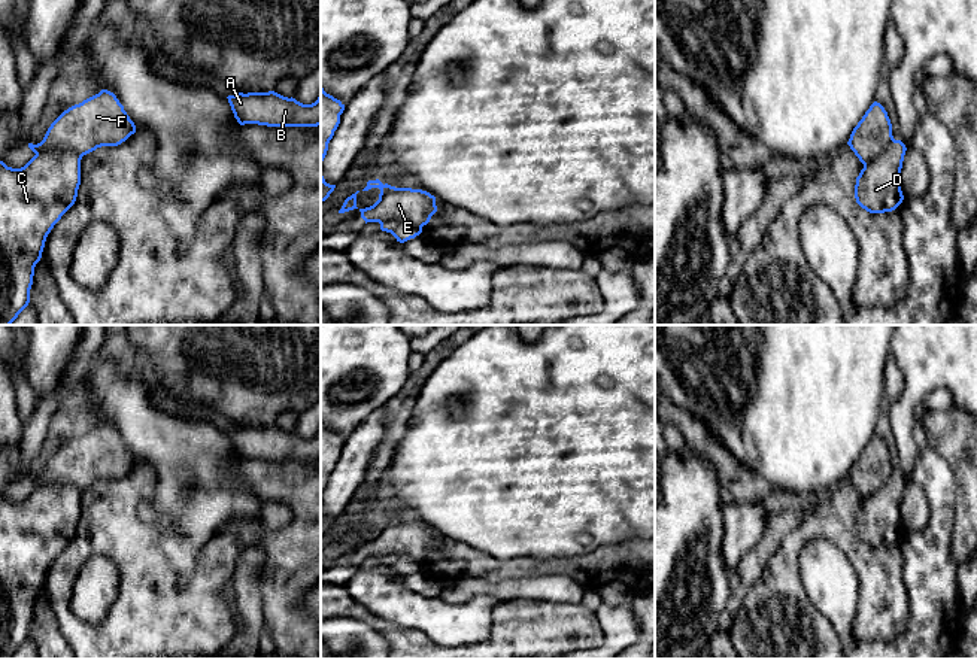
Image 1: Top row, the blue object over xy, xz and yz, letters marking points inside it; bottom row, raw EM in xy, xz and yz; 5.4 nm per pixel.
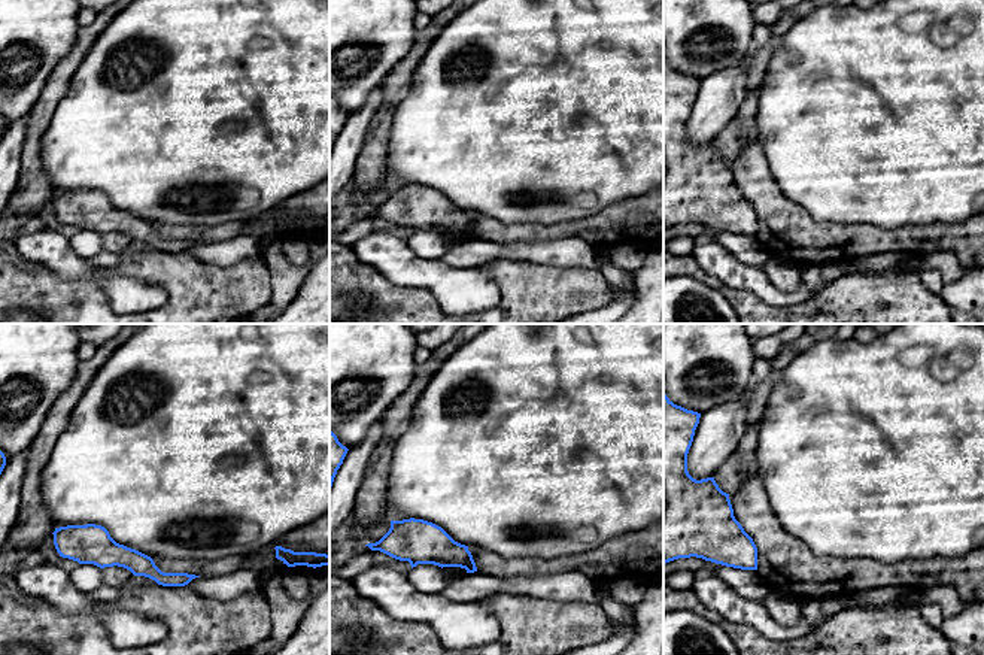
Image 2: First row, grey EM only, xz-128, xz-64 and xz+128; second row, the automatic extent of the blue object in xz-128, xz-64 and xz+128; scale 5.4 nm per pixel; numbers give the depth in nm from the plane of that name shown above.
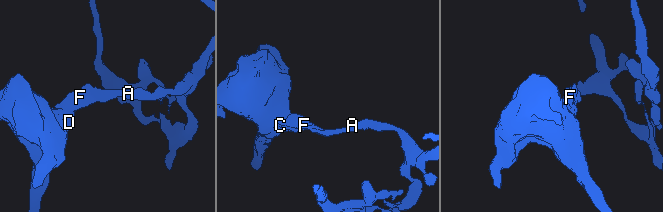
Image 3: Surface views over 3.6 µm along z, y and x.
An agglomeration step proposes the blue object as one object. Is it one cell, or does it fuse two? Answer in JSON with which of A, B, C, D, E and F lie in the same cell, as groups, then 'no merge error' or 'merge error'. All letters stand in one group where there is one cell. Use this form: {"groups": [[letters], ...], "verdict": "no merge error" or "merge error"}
{"groups": [["A", "B", "E", "F"], ["C", "D"]], "verdict": "merge error"}

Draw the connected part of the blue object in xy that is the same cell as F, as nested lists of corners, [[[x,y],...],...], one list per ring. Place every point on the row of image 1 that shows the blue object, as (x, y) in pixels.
[[[107,89],[64,110],[48,128],[43,140],[28,143],[34,154],[67,148],[81,157],[101,146],[118,146],[136,133],[136,125],[116,95]]]

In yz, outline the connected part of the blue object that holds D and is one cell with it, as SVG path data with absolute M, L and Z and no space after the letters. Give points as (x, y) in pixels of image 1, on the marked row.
M892 140L870 164L864 165L855 185L856 203L870 213L895 210L904 200L901 168L905 145Z

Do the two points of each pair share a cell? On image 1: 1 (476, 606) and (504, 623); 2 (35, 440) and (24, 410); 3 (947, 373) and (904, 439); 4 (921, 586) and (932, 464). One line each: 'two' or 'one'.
1: two
2: two
3: one
4: one

